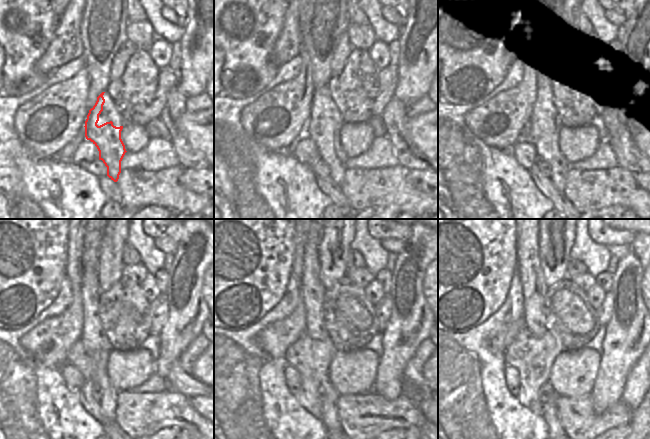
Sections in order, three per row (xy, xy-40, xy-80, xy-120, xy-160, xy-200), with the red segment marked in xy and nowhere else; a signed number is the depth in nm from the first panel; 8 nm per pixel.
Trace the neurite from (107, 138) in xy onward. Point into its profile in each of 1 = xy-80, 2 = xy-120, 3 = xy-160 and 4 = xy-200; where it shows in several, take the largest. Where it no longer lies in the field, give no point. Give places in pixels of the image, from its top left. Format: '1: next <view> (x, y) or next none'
1: next xy-80 (545, 138)
2: next xy-120 (92, 329)
3: next xy-160 (311, 287)
4: next xy-200 (529, 270)

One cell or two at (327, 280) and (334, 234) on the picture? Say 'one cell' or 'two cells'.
one cell

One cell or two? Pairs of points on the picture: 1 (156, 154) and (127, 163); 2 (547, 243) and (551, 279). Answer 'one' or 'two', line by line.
1: one
2: one

